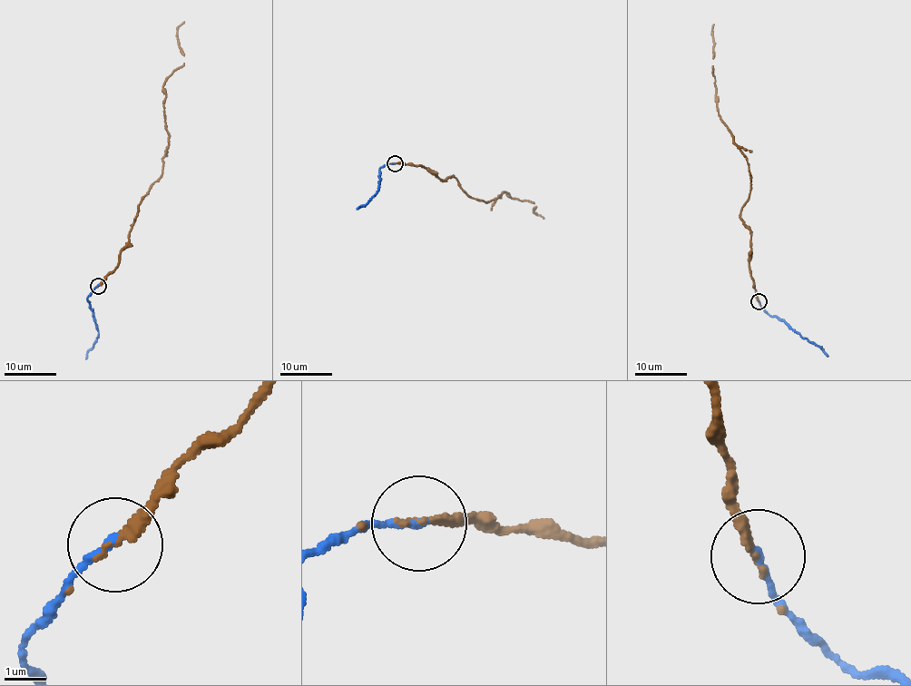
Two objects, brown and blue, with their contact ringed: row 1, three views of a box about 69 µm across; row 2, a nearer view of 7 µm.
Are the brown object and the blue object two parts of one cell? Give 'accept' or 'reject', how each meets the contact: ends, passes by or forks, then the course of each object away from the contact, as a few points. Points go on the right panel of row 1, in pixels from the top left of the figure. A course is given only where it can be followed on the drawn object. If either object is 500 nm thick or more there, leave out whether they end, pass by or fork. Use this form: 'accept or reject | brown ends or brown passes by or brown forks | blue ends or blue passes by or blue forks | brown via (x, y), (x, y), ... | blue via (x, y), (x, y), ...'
accept | brown passes by | blue ends | brown via (759, 301), (749, 263), (750, 230), (739, 214), (750, 190), (749, 171), (746, 156), (718, 113), (713, 24) | blue via (759, 301), (769, 315), (782, 319), (827, 356)

